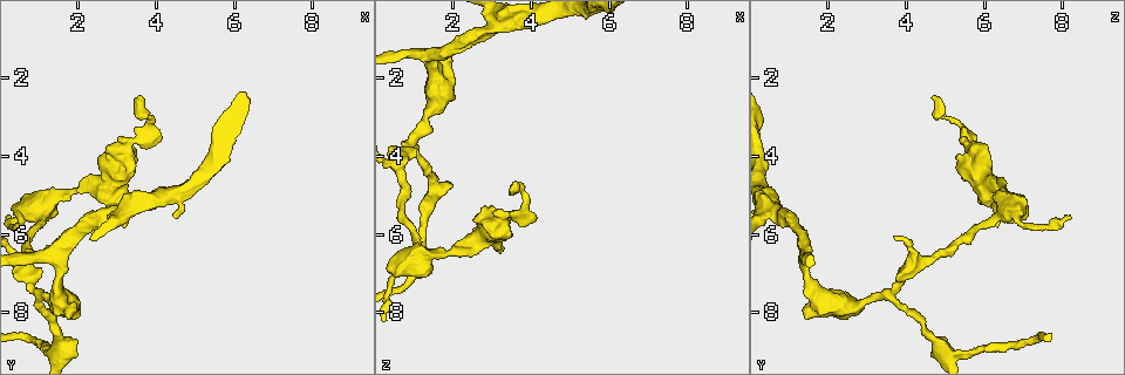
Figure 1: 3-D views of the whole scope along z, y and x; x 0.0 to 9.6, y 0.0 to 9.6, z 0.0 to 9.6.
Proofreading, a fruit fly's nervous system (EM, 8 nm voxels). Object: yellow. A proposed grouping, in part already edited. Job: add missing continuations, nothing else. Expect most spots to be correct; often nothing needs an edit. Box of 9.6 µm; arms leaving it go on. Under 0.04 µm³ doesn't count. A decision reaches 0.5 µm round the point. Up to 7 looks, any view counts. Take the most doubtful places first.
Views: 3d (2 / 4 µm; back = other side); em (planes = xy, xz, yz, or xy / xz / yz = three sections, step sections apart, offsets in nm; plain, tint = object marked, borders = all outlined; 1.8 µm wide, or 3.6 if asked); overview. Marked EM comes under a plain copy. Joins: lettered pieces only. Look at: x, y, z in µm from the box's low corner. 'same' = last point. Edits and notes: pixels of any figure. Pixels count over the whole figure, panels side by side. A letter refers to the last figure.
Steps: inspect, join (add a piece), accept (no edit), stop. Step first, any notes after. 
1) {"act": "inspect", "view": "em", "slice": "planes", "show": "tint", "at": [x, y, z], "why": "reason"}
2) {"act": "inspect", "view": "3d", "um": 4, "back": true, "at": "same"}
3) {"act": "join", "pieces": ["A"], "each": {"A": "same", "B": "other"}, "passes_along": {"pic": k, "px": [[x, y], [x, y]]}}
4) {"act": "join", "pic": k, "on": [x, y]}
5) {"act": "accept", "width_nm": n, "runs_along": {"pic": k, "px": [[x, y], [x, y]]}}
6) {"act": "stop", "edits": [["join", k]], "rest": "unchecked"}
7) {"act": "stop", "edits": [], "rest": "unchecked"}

{"act": "inspect", "view": "3d", "um": 2, "at": [3.05, 5.45, 0.65], "why": "branch point"}

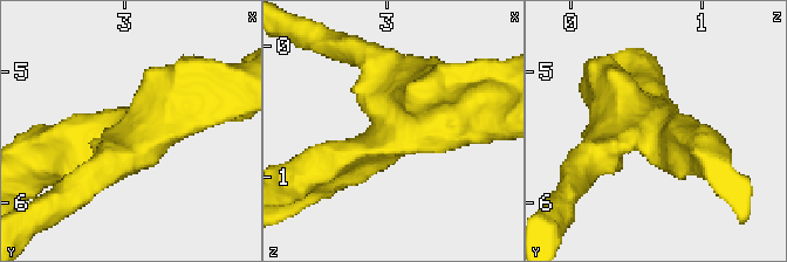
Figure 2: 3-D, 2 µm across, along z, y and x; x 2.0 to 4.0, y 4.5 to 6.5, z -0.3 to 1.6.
{"act": "inspect", "view": "em", "slice": "xz", "step": 8, "show": "tint", "at": [3.08, 5.46, 0.64], "arms": 3, "arm_widths_nm": [260, 280, 380], "why": "now the EM"}

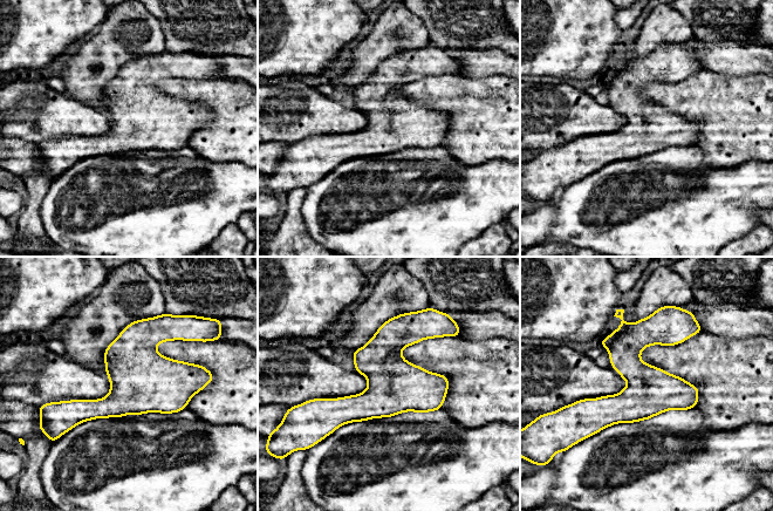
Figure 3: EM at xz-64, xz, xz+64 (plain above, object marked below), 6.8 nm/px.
{"act": "inspect", "view": "em", "slice": "yz", "step": 16, "show": "borders", "at": "same"}

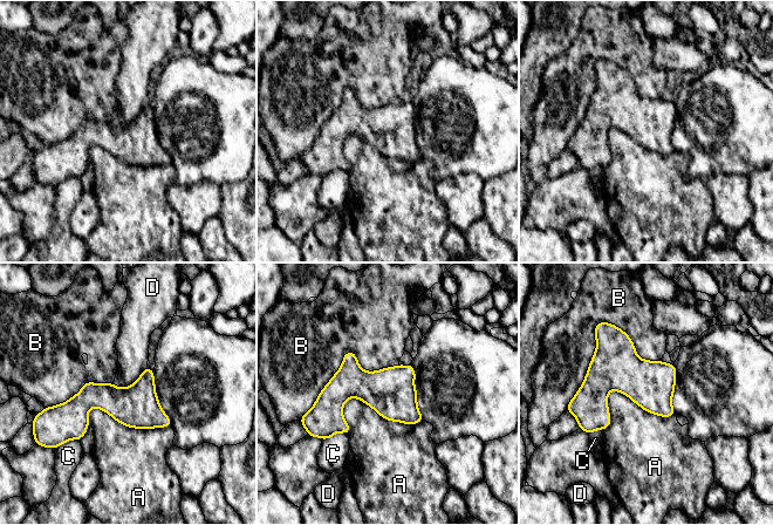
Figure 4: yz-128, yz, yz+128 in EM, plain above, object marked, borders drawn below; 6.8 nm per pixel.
{"act": "accept", "width_nm": 280, "each": {"A": "other", "B": "other", "C": "other", "D": "other"}, "runs_along": {"pic": 4, "px": [[59, 407], [115, 401], [168, 423]]}, "found": "none of them fits"}

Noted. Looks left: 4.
{"act": "inspect", "view": "em", "slice": "planes", "show": "borders", "at": [3.50, 2.45, 4.70], "why": "an open end"}

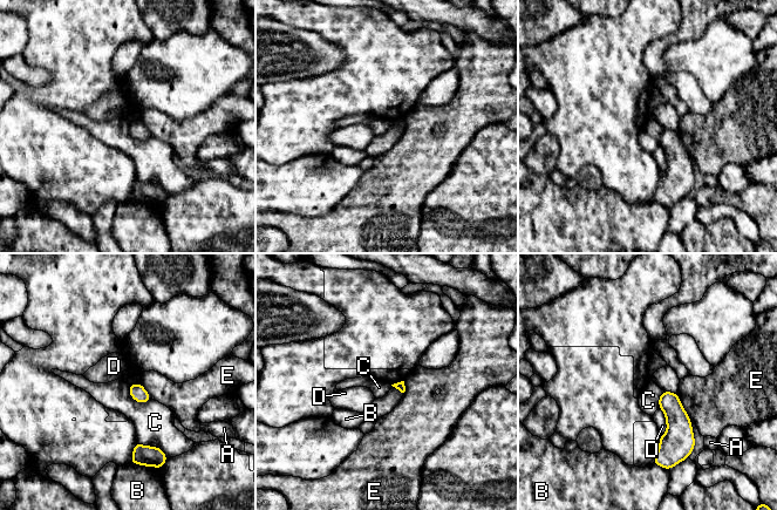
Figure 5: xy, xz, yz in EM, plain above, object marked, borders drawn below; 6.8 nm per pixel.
{"act": "accept", "each": {"A": "other", "B": "other", "C": "other", "D": "other", "E": "other"}, "found": "no lettered piece goes on from it"}

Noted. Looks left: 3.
{"act": "inspect", "view": "3d", "um": 4, "at": [1.75, 8.20, 1.40], "why": "branch stops here"}

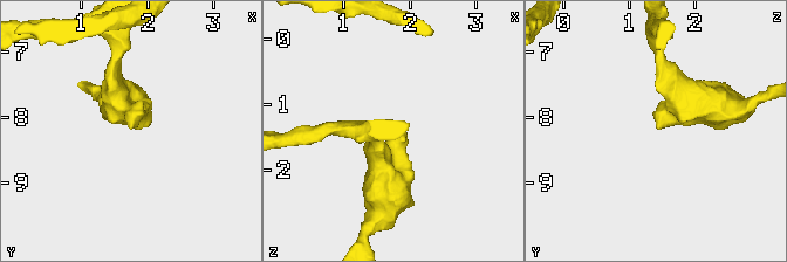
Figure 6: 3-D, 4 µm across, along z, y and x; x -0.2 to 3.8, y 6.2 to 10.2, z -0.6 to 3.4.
{"act": "inspect", "view": "em", "um": 3.6, "slice": "xz", "step": 8, "show": "borders", "at": [1.75, 8.20, 1.45], "why": "need the tissue"}

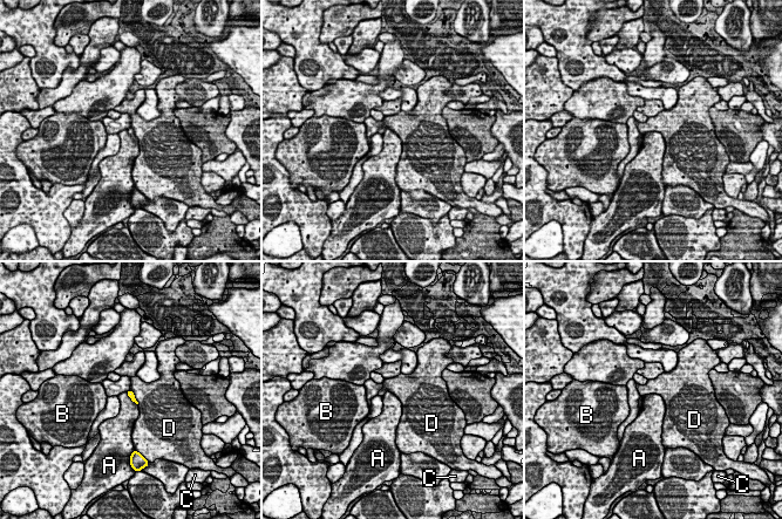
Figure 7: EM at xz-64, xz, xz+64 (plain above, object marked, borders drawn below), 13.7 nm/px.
{"act": "accept", "each": {"A": "other", "B": "other", "C": "other", "D": "other"}, "border": {"pic": 7, "px": [[130, 389], [137, 404]]}, "found": "none of them fits"}

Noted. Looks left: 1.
{"act": "stop", "edits": [], "rest": "unchecked"}

